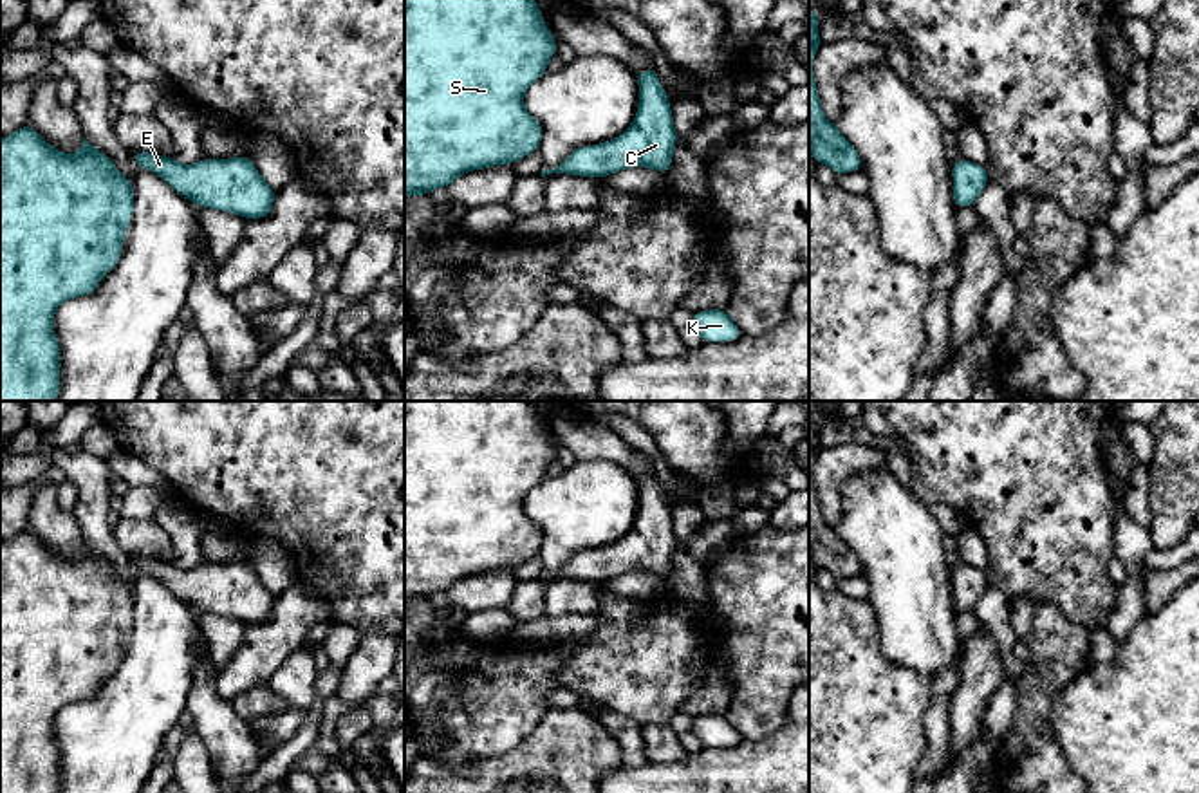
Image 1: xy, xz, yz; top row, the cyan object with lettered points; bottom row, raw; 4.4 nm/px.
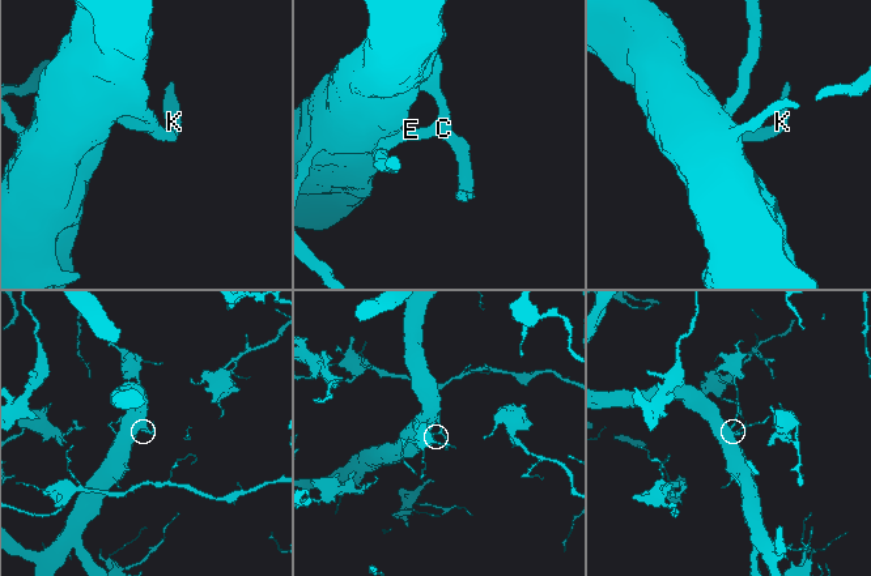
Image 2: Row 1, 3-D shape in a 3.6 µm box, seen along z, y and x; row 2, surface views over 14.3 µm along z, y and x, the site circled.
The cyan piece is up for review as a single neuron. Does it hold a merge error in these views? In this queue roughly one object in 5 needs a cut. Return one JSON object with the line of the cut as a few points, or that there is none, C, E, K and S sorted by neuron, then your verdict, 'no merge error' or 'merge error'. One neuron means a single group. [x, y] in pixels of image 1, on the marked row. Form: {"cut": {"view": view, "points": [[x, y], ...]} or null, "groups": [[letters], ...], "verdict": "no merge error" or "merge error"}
{"cut": null, "groups": [["C", "E", "K", "S"]], "verdict": "no merge error"}

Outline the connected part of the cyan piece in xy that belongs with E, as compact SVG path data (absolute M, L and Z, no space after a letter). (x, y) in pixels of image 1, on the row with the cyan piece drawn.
M132 152L135 166L164 179L177 193L200 208L222 210L249 219L265 219L276 191L258 173L249 155L202 159L181 164L173 157Z

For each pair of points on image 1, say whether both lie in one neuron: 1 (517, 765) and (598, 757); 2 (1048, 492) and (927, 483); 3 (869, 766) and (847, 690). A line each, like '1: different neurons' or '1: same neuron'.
1: same neuron
2: same neuron
3: same neuron

